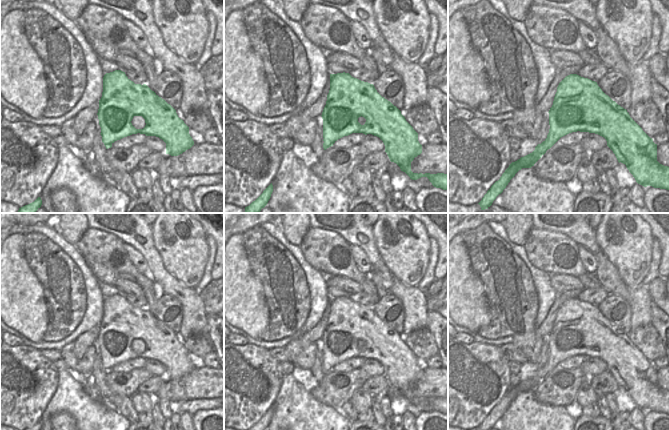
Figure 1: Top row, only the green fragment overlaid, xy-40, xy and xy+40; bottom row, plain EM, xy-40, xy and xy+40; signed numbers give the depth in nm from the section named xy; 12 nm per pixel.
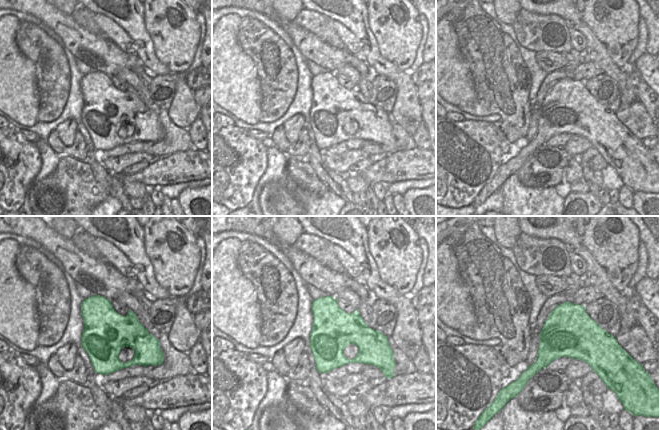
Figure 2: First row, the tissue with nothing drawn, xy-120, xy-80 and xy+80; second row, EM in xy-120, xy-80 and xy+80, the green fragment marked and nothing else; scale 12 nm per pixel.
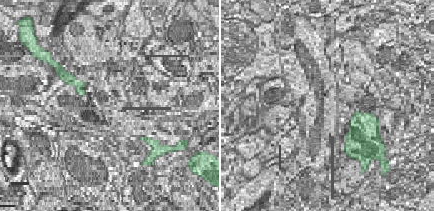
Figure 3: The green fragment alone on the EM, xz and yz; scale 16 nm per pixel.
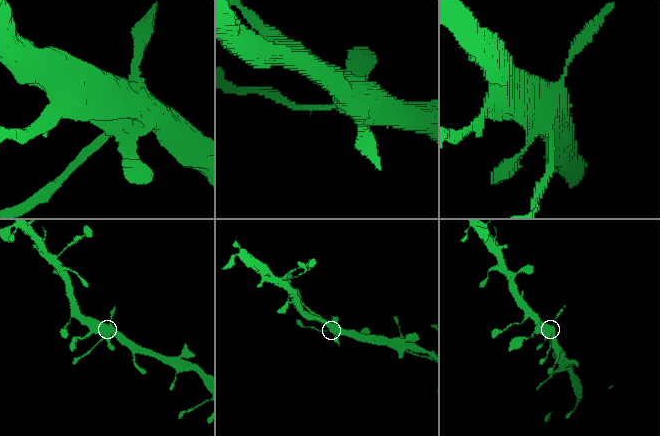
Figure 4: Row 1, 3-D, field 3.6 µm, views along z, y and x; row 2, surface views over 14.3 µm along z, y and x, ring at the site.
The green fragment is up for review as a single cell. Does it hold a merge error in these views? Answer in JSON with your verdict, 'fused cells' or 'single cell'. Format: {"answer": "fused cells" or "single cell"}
{"answer": "fused cells"}

